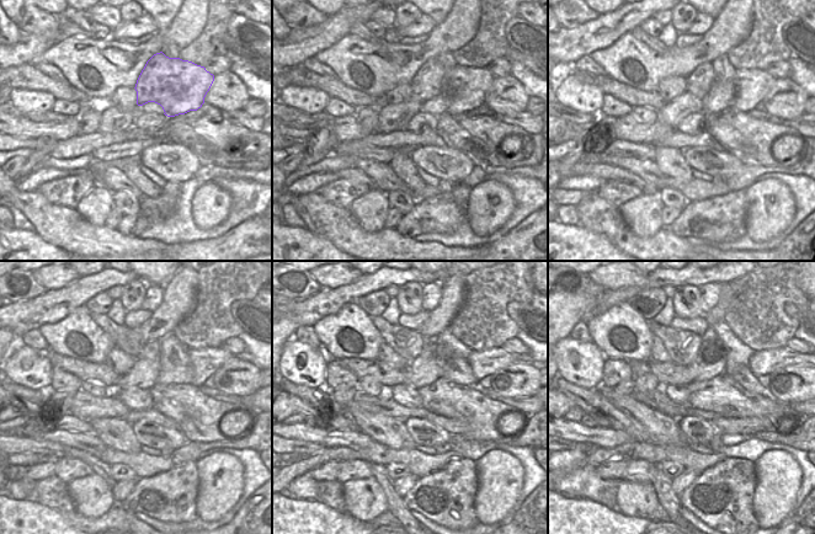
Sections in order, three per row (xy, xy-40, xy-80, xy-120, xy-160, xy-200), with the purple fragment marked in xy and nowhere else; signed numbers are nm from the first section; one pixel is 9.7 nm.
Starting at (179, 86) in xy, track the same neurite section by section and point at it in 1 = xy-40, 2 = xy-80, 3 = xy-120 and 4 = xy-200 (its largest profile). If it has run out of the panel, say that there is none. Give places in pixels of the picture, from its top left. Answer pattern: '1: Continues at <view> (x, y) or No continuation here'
1: Continues at xy-40 (469, 85)
2: Continues at xy-80 (752, 85)
3: Continues at xy-120 (207, 361)
4: Continues at xy-200 (765, 362)

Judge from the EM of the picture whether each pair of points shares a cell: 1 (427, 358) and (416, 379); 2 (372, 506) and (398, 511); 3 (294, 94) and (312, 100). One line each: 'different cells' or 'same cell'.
1: same cell
2: different cells
3: same cell

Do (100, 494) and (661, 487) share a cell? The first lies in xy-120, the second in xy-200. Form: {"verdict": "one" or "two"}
{"verdict": "two"}

